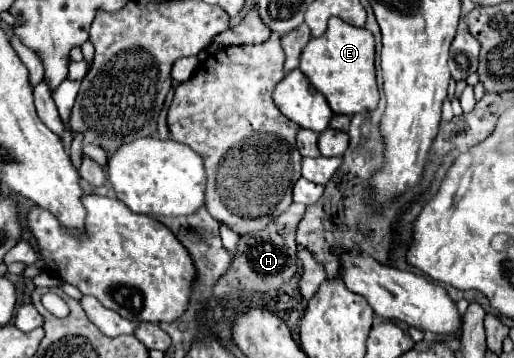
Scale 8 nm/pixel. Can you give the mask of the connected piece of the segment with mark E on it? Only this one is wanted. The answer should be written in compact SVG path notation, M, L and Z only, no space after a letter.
M332 17L322 37L312 39L300 55L300 71L320 91L330 109L340 115L356 115L378 107L378 85L374 69L374 35L368 29L358 29L342 19Z

